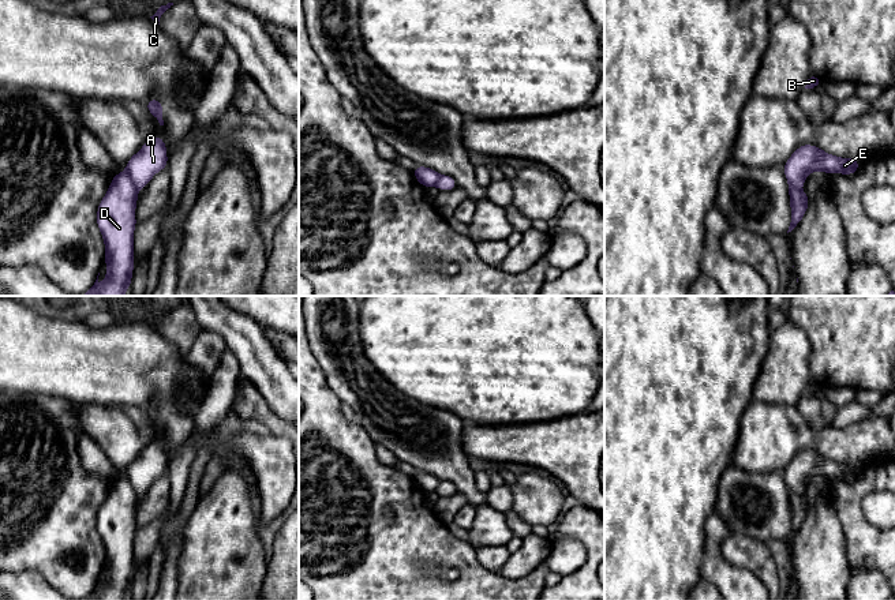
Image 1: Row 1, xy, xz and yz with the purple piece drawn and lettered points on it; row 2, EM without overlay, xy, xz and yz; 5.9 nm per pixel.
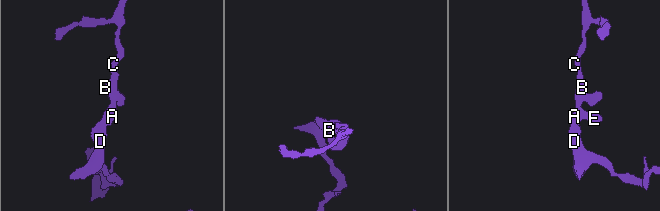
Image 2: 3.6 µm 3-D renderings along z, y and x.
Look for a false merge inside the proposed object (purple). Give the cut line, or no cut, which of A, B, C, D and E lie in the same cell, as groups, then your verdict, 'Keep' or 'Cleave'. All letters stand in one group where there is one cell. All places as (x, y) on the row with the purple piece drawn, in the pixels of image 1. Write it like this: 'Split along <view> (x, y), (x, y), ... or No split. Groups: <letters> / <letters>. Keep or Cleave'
Split along xy (126, 171), (137, 188). Groups: A B C E / D. Cleave

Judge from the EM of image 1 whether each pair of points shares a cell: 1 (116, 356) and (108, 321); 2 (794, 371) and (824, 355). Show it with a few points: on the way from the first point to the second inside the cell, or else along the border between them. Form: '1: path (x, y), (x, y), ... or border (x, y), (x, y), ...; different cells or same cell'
1: border (83, 321), (96, 327), (118, 325); different cells
2: border (804, 332), (811, 345), (812, 377); different cells

